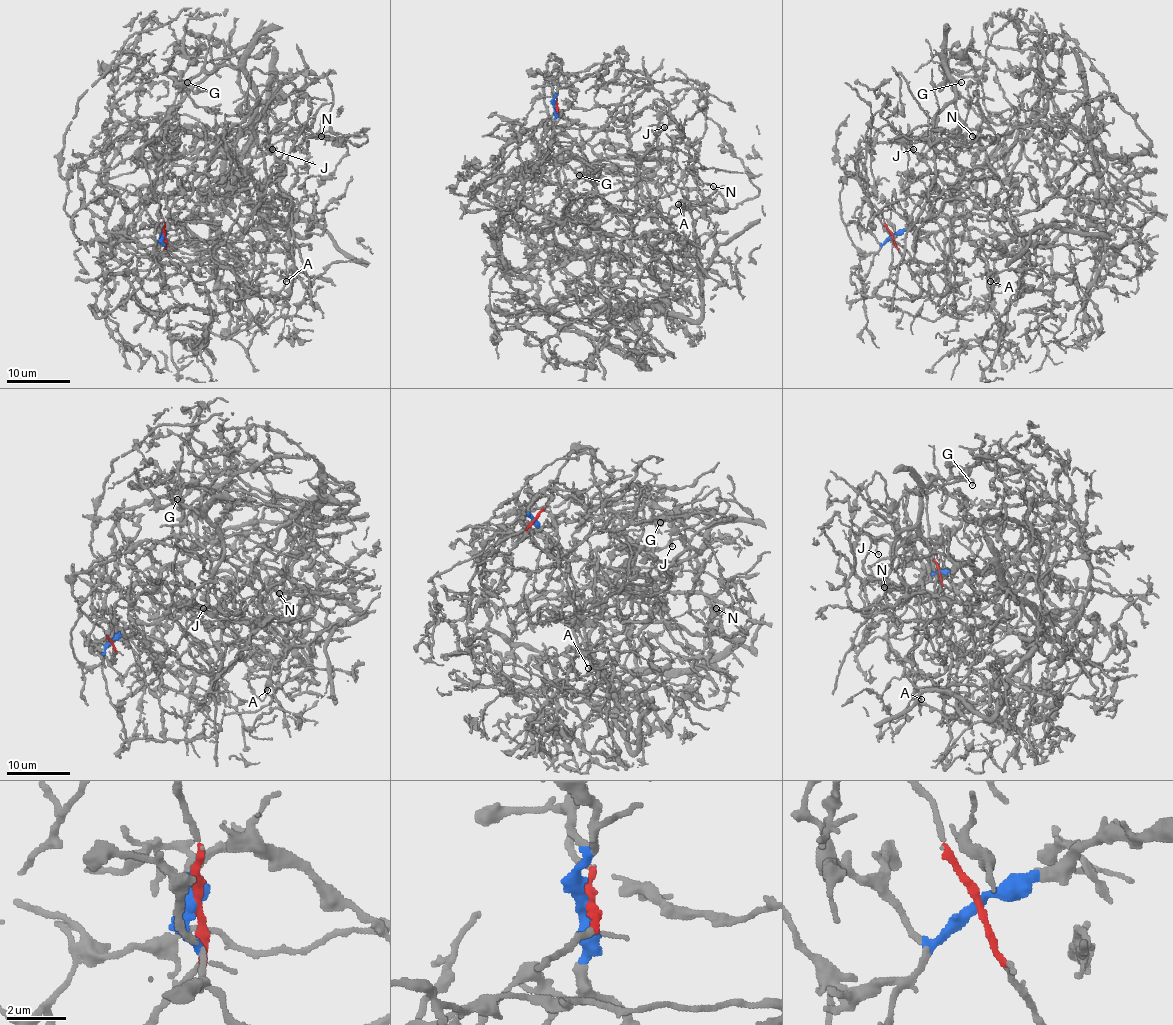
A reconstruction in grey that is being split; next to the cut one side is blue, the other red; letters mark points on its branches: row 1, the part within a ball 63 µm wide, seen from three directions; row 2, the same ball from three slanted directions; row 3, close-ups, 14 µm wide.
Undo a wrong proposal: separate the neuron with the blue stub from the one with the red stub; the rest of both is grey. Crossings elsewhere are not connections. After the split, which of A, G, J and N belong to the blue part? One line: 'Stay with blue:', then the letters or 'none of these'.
Stay with blue: A, N

